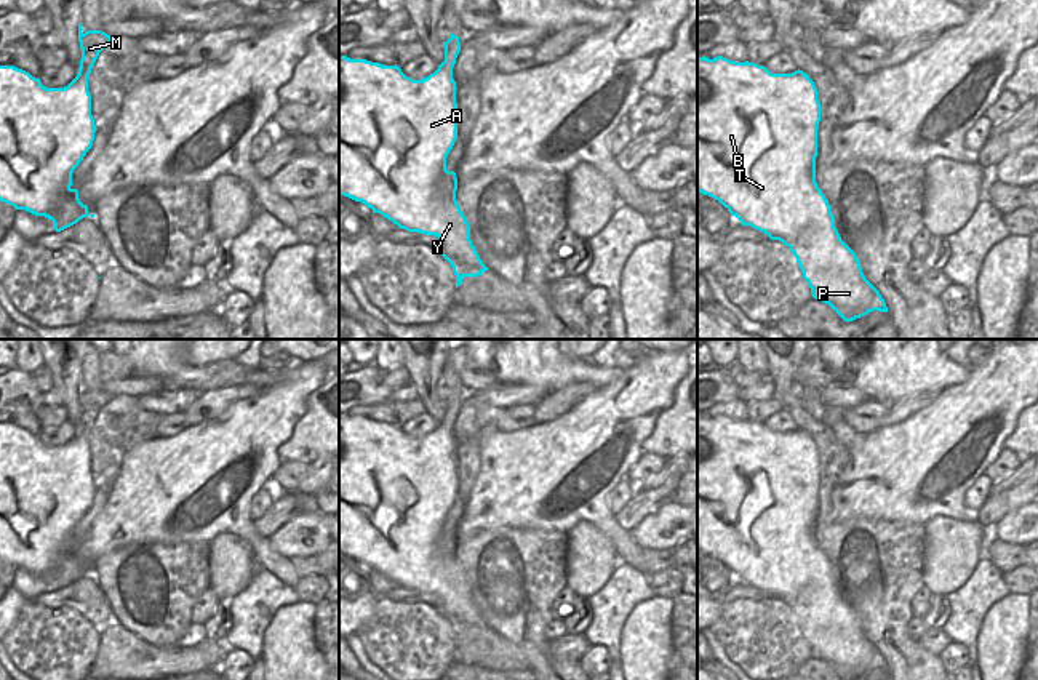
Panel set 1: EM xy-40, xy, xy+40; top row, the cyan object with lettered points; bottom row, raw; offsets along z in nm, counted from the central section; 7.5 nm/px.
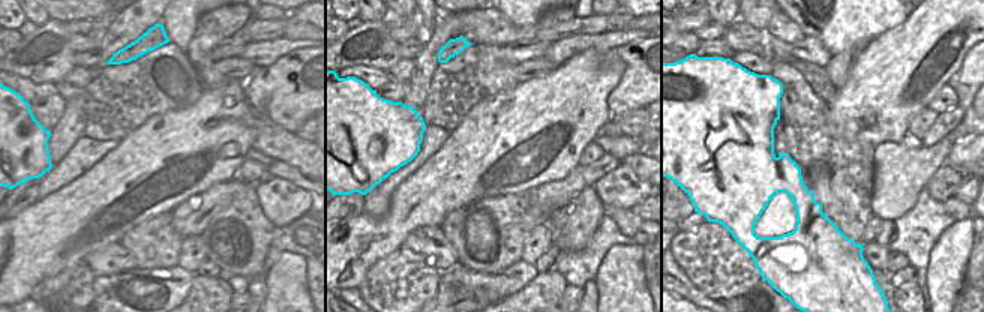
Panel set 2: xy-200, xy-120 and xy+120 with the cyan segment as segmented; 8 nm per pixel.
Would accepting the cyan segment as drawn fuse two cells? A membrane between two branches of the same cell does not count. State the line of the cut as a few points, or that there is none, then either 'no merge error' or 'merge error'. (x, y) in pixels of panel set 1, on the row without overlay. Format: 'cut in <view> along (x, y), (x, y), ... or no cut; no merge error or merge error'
cut in xy along (440, 423), (451, 432); merge error

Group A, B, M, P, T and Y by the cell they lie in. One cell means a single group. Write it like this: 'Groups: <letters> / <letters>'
Groups: A B P T Y / M

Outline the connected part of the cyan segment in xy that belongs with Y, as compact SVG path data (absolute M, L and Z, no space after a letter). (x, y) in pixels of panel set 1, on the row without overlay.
M339 414L339 552L365 562L398 587L438 595L440 613L451 622L457 646L464 635L478 635L488 626L472 603L469 581L457 563L456 531L446 528L446 515L457 498L456 448L453 432L441 422L429 435L413 438L397 422Z

